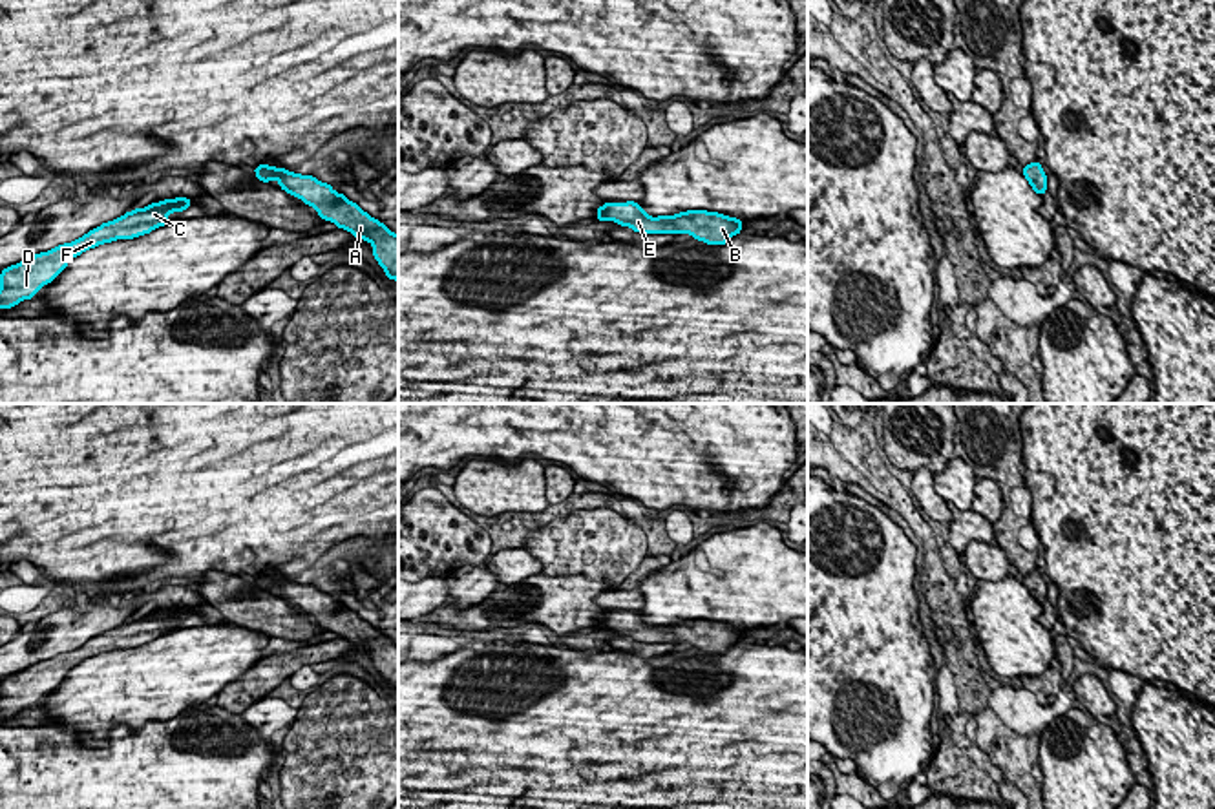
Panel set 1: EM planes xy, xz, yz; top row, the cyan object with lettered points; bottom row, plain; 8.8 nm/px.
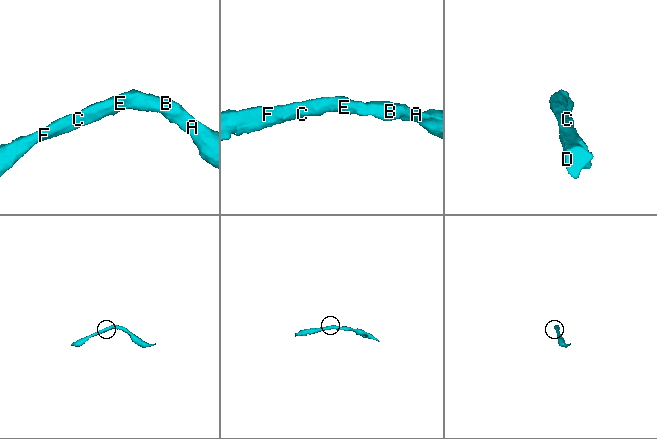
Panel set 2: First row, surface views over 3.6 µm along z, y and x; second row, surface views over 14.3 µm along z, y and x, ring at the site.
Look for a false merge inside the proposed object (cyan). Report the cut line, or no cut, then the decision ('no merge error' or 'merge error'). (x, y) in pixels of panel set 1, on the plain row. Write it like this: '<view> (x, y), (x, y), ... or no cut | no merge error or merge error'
no cut | no merge error

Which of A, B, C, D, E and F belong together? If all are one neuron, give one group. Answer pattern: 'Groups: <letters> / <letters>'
Groups: A B C D E F

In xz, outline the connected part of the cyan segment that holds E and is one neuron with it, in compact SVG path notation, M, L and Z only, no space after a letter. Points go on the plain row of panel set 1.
M636 610L597 615L597 630L614 630L639 643L689 643L707 654L725 654L742 641L742 628L718 621L687 619L674 625L650 626Z

